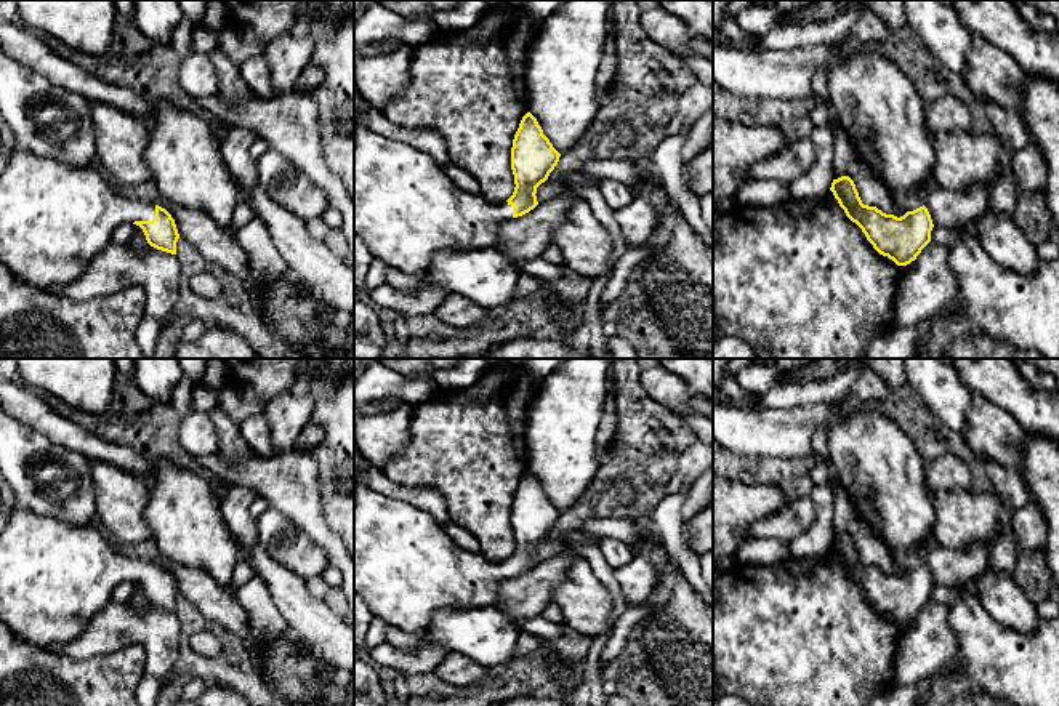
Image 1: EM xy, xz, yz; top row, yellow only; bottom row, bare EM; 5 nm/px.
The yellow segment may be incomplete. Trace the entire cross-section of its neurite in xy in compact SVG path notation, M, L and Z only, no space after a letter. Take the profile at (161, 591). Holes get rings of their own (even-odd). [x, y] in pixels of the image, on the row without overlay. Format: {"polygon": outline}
{"polygon": "M16 507L0 533L0 623L30 645L74 642L123 581L139 584L151 605L176 613L179 592L171 573L155 562L119 552L99 527L70 527Z"}

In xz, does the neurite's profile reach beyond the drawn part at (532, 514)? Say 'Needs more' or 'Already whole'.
Needs more

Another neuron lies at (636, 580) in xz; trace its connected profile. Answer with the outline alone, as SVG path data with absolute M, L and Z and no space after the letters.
M634 556L615 570L615 580L628 605L638 605L654 592L657 567L646 556Z

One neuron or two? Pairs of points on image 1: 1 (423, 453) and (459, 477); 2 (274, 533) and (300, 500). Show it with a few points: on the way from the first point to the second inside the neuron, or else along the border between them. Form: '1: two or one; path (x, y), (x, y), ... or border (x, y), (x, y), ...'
1: one; path (431, 457), (438, 457), (450, 469)
2: two; border (269, 506), (287, 516), (316, 541)

